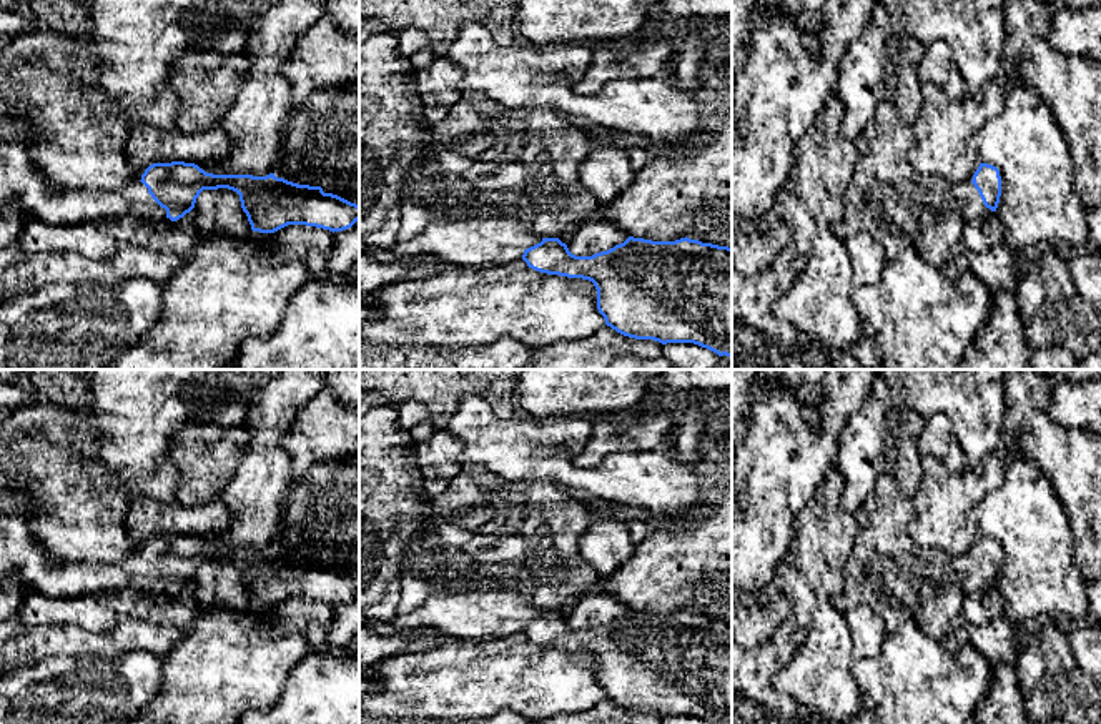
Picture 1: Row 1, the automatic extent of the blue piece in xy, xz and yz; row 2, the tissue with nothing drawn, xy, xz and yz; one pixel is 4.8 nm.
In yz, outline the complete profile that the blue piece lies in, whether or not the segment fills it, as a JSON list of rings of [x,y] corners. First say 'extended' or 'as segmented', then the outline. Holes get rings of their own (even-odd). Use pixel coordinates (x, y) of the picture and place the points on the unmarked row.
extended | [[[980,536],[970,556],[953,556],[953,569],[966,594],[985,594],[996,584],[1001,569],[1000,543]]]

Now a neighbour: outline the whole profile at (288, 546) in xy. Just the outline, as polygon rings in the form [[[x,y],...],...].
[[[359,456],[314,463],[303,483],[288,488],[279,518],[274,549],[321,559],[324,566],[359,579]],[[304,529],[338,529],[346,539],[331,548],[314,548],[303,539]]]

